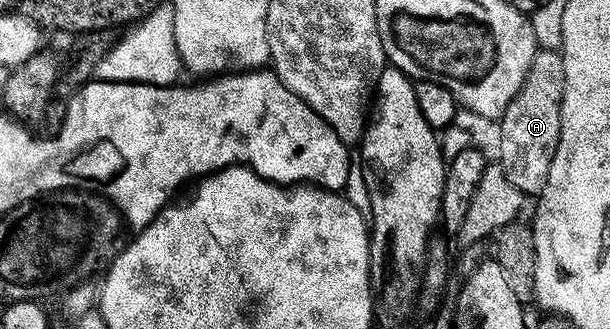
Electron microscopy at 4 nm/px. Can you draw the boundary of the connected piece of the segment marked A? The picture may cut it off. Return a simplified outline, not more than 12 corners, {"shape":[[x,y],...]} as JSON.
{"shape":[[538,50],[501,114],[499,166],[526,197],[559,145],[560,50]]}

